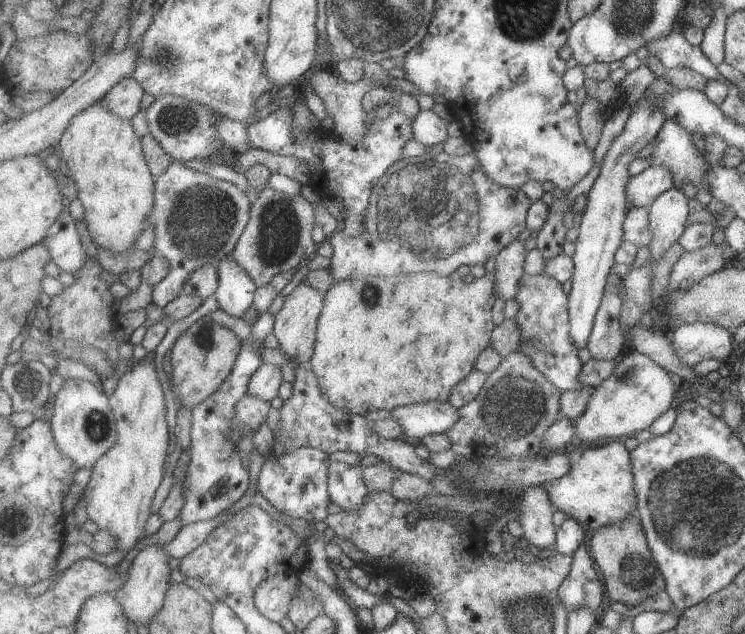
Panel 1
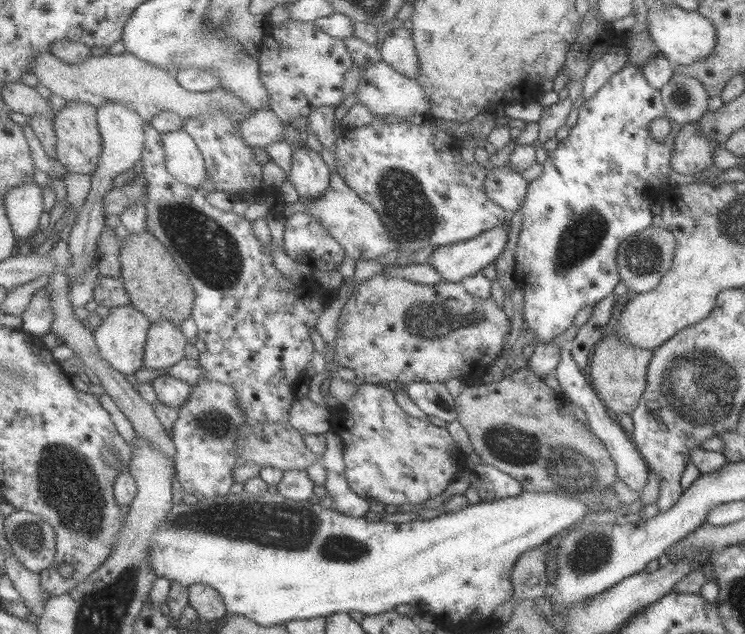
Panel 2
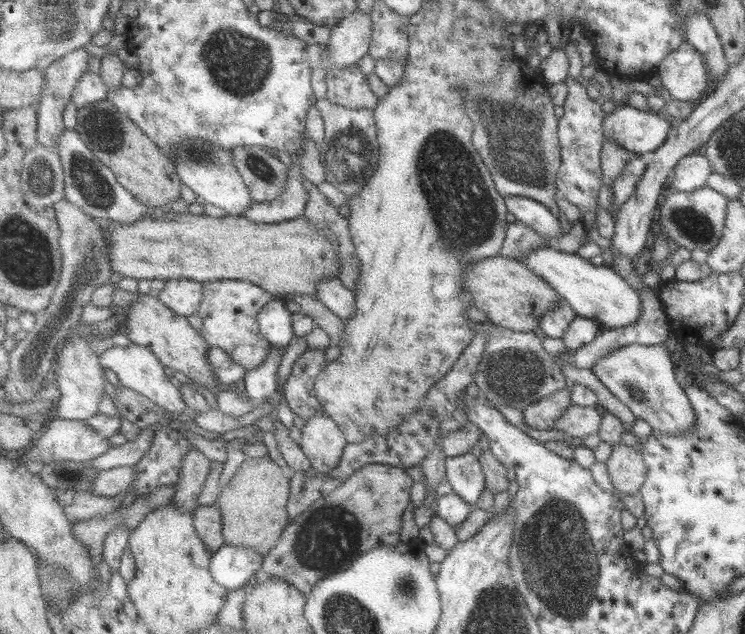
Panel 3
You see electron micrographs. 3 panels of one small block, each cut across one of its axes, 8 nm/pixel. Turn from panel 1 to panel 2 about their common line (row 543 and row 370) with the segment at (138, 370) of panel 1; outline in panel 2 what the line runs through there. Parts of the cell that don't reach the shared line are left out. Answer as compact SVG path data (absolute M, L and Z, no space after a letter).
M132 305L110 310L105 320L92 332L100 353L118 372L134 375L139 368L145 367L148 333L152 323L149 318Z

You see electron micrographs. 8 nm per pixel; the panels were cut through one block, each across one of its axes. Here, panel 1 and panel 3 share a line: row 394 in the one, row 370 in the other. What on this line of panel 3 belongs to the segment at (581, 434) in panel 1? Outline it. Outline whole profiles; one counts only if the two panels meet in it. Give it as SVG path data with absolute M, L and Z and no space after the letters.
M629 344L609 351L595 360L590 370L619 402L650 425L652 432L661 434L688 434L695 422L688 401L689 392L677 384L675 363L666 346Z

